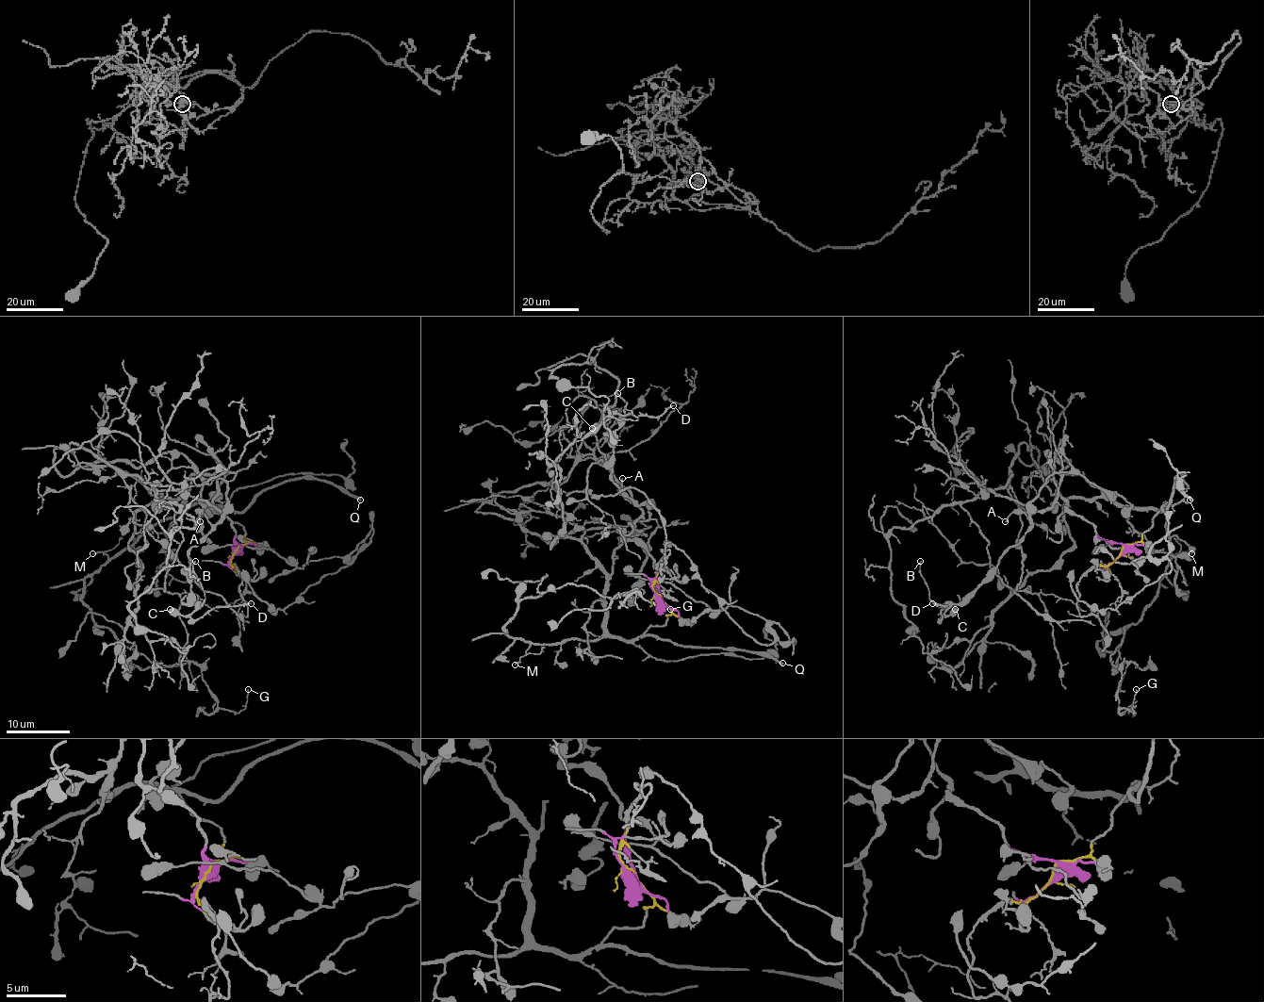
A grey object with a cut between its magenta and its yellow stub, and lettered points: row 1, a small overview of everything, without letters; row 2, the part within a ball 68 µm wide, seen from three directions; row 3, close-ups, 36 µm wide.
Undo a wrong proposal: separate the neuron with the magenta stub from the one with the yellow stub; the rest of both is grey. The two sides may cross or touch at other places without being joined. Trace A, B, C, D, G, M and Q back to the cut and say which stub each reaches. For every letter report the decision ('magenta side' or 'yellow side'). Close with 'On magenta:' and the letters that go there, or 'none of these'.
A: magenta side
B: magenta side
C: magenta side
D: magenta side
G: yellow side
M: yellow side
Q: yellow side
On magenta: A, B, C, D

